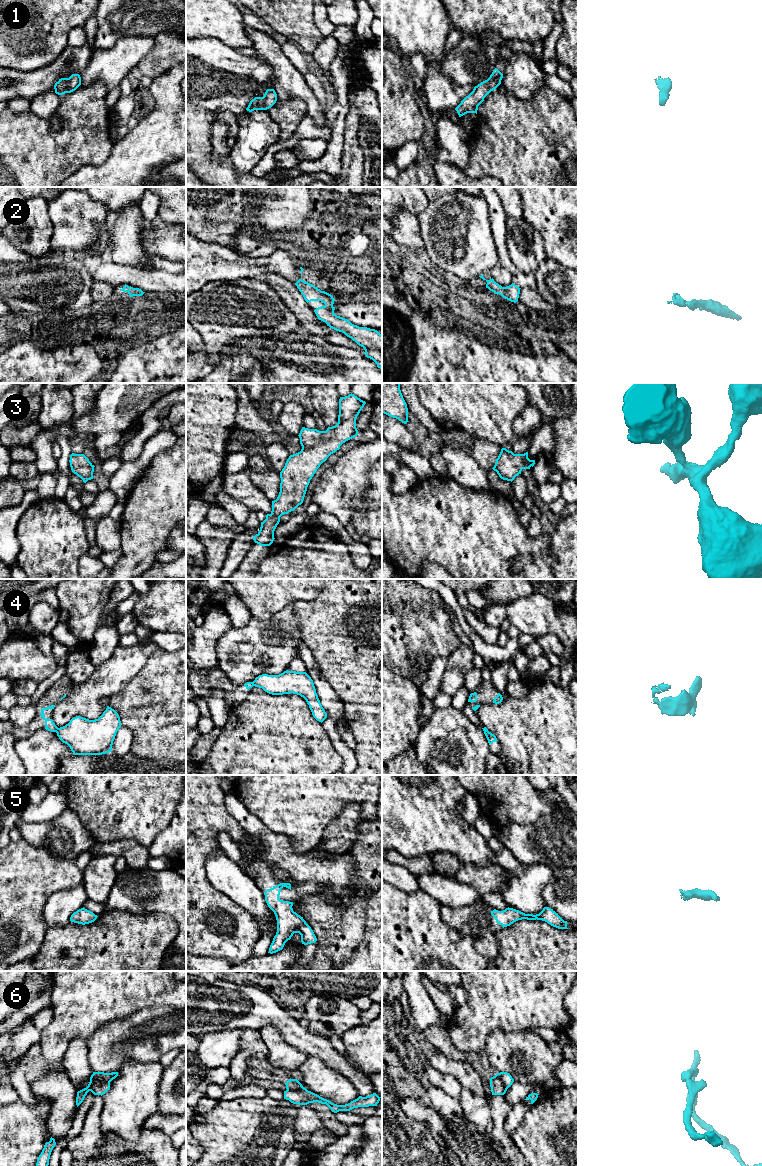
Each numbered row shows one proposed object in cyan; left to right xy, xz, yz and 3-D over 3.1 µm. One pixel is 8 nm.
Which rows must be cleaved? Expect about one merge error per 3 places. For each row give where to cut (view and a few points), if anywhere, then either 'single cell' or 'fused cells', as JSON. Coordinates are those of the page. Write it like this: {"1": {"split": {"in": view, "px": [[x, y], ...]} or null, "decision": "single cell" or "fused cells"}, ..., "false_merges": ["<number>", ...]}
{"1": {"split": null, "decision": "single cell"}, "2": {"split": null, "decision": "single cell"}, "3": {"split": null, "decision": "single cell"}, "4": {"split": {"in": "xy", "px": [[58, 728], [56, 732]]}, "decision": "fused cells"}, "5": {"split": null, "decision": "single cell"}, "6": {"split": {"in": "xy", "px": [[109, 1082], [95, 1080], [89, 1090]]}, "decision": "fused cells"}, "false_merges": ["4", "6"]}

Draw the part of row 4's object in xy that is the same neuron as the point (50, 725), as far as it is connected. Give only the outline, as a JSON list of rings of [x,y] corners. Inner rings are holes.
[[[51,705],[47,708],[41,709],[41,717],[42,717],[42,719],[45,720],[45,726],[46,726],[45,729],[48,731],[51,731],[51,732],[57,732],[58,727],[55,725],[55,723],[53,722],[52,719],[45,718],[44,711],[49,710],[49,709],[54,709],[54,707],[55,707],[55,705]]]

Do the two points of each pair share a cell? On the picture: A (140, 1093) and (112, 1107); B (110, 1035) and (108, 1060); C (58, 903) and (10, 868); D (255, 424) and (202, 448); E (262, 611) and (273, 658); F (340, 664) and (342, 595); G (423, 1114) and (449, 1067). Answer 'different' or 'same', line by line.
A: same
B: same
C: different
D: different
E: different
F: same
G: different

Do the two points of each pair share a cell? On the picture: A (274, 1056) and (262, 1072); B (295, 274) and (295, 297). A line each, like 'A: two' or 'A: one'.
A: two
B: two

